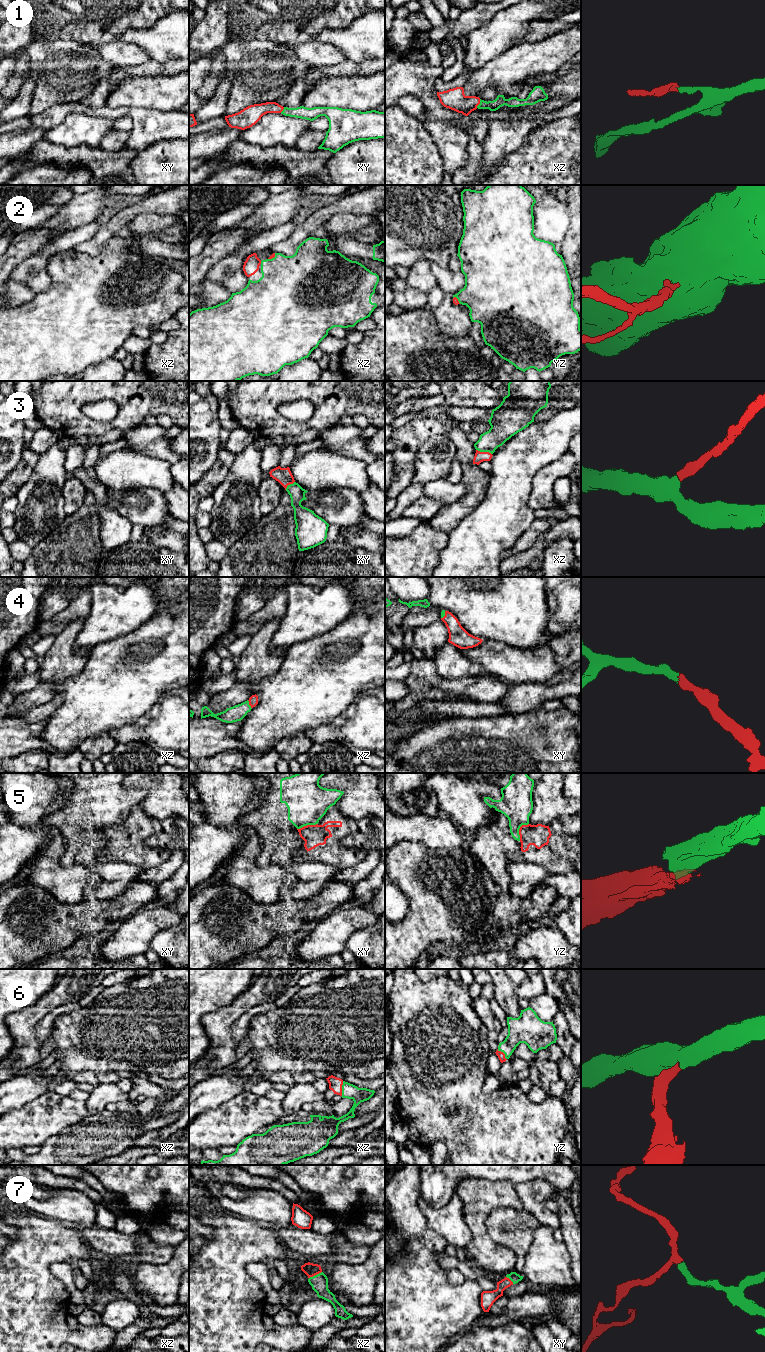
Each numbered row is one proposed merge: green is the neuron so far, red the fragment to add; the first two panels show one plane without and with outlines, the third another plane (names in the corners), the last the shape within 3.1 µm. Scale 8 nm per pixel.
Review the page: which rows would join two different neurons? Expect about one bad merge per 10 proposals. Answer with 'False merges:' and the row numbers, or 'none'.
False merges: 1, 5

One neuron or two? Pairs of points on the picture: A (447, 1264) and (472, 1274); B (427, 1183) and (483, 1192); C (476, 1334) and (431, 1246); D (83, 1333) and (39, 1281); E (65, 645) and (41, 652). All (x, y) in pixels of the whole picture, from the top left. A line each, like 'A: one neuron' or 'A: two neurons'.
A: one neuron
B: two neurons
C: two neurons
D: one neuron
E: two neurons

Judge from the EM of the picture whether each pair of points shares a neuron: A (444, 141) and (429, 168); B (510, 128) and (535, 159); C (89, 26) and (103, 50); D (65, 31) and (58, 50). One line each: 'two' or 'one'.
A: two
B: two
C: two
D: two

